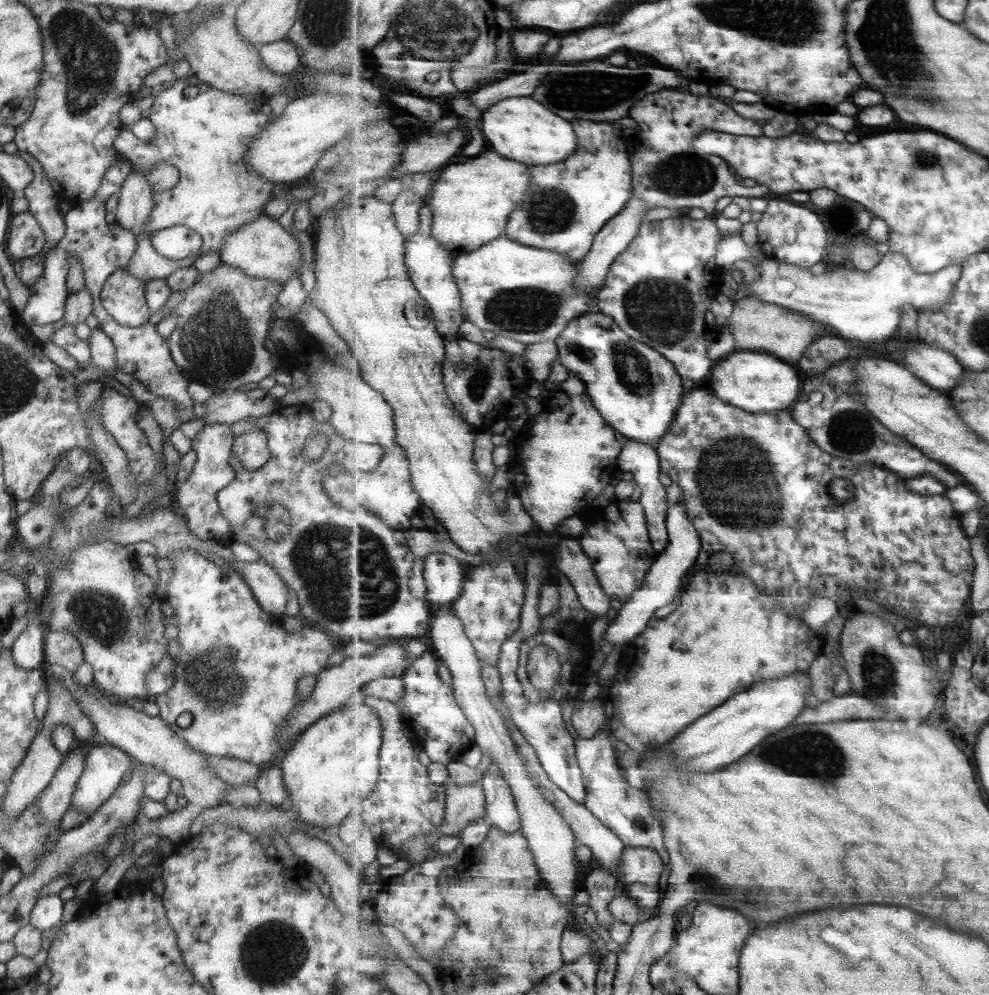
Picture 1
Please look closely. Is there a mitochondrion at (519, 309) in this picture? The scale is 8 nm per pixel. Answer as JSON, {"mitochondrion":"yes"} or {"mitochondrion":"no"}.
{"mitochondrion":"yes"}

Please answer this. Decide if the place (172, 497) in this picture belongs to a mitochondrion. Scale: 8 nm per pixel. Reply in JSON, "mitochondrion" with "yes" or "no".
{"mitochondrion":"no"}

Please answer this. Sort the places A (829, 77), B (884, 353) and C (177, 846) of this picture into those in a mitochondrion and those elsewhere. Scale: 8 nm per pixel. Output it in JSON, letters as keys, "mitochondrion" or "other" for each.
{"A":"other","B":"other","C":"other"}

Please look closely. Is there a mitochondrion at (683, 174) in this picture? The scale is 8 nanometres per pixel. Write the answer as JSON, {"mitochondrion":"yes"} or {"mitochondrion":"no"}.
{"mitochondrion":"yes"}

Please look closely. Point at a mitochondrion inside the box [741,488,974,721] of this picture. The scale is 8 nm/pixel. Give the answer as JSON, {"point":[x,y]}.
{"point":[878,677]}

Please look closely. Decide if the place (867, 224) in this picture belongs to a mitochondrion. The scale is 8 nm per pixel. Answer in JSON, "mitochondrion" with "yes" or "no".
{"mitochondrion":"no"}

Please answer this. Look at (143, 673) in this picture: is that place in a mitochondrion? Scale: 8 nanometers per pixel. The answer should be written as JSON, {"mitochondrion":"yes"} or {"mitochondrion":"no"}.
{"mitochondrion":"no"}

